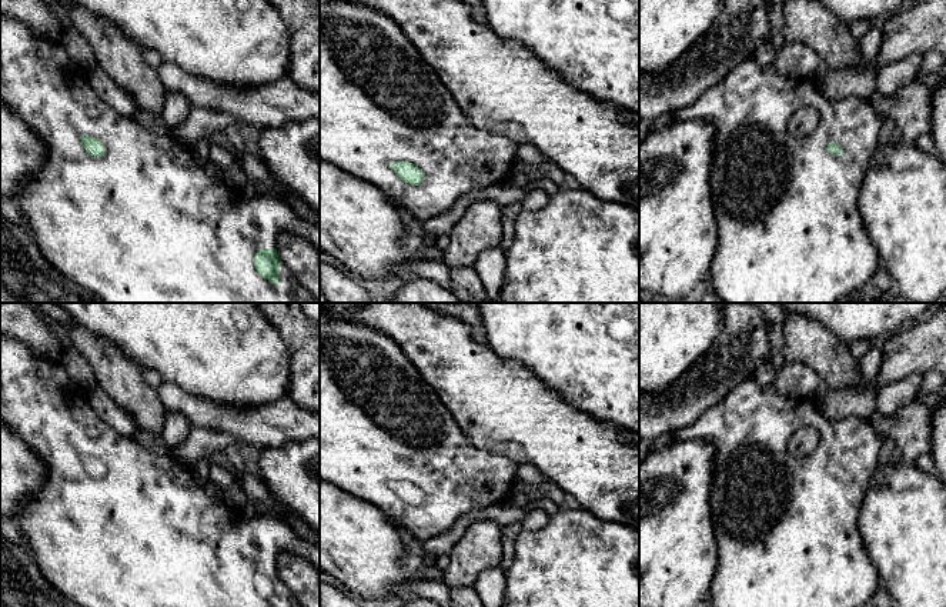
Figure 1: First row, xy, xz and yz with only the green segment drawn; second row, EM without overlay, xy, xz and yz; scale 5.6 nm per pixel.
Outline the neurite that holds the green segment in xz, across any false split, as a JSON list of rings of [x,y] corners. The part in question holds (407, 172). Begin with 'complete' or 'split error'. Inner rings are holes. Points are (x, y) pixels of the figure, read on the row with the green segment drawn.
split error | [[[320,0],[320,160],[378,187],[390,200],[421,223],[442,216],[465,194],[501,184],[512,173],[518,143],[471,124],[434,69],[424,60],[400,26],[384,13],[348,1]]]

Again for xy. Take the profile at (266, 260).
split error | [[[1,16],[0,17],[0,99],[21,119],[21,121],[39,137],[43,140],[46,146],[44,163],[41,164],[40,170],[34,174],[30,174],[20,190],[14,196],[14,201],[19,204],[21,213],[29,221],[29,229],[31,231],[31,237],[34,239],[37,247],[41,250],[43,257],[61,274],[68,277],[70,280],[76,281],[78,286],[83,286],[88,291],[94,293],[98,299],[104,303],[320,303],[295,277],[294,274],[281,263],[277,254],[277,239],[284,233],[297,233],[304,240],[310,241],[312,246],[320,249],[320,226],[314,223],[308,223],[300,219],[293,209],[274,197],[264,196],[255,193],[253,197],[247,199],[240,191],[233,190],[228,187],[223,180],[210,176],[204,166],[200,166],[194,156],[193,150],[178,140],[176,140],[170,133],[164,136],[154,134],[148,129],[136,123],[131,117],[124,117],[117,113],[113,107],[110,107],[90,86],[87,79],[87,69],[78,66],[66,51],[61,43],[50,41],[43,37],[39,37],[26,23],[10,17]]]

